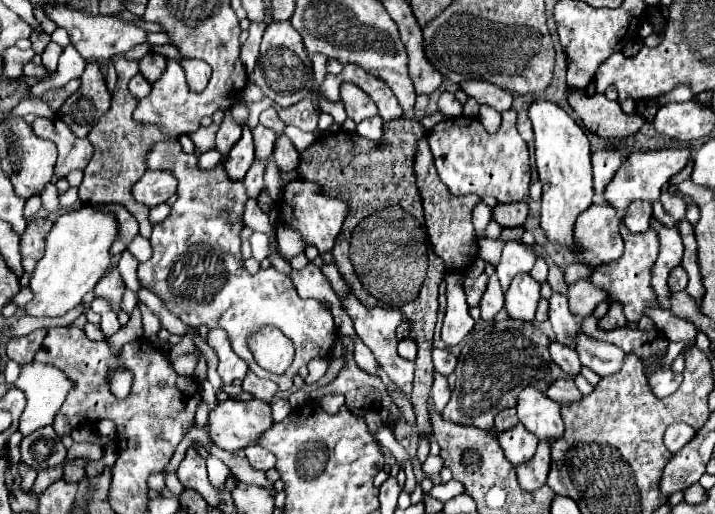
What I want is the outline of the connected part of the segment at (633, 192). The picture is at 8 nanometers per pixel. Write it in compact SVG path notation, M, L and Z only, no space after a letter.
M665 148L665 150L649 150L649 152L633 152L629 158L623 162L623 166L615 172L615 178L607 184L601 202L611 204L619 214L633 202L633 200L647 200L647 202L657 202L661 196L661 188L675 176L679 174L687 162L691 160L691 150L689 148Z

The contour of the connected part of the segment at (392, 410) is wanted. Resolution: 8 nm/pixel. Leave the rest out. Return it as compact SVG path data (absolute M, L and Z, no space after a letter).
M341 336L339 340L343 342L343 348L349 352L349 354L345 356L347 366L341 370L341 374L337 376L335 382L331 382L329 386L325 386L323 390L313 392L313 400L319 400L321 396L325 396L325 394L329 394L329 392L339 392L339 394L345 396L345 406L347 406L353 414L365 418L365 422L367 422L371 434L375 434L379 426L395 426L399 408L397 408L395 402L391 400L391 396L389 396L385 384L381 382L379 376L371 376L371 374L367 374L365 370L361 370L361 368L355 364L355 360L353 360L353 342L351 342L351 338L343 338L343 336Z

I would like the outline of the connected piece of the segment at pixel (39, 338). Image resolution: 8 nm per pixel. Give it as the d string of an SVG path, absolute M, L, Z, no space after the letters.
M41 328L41 330L35 330L35 332L27 334L27 336L11 338L11 340L7 342L7 356L9 356L11 360L19 362L21 366L27 364L27 362L31 362L33 356L37 354L37 350L39 350L45 334L47 334L47 330Z

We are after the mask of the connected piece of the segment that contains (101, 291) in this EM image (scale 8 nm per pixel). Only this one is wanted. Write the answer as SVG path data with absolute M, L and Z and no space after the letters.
M113 268L113 270L109 270L109 274L103 276L103 280L99 282L99 286L95 286L93 292L95 292L95 296L107 298L113 304L113 308L119 312L119 302L121 302L123 290L125 290L125 282L123 282L119 270Z

